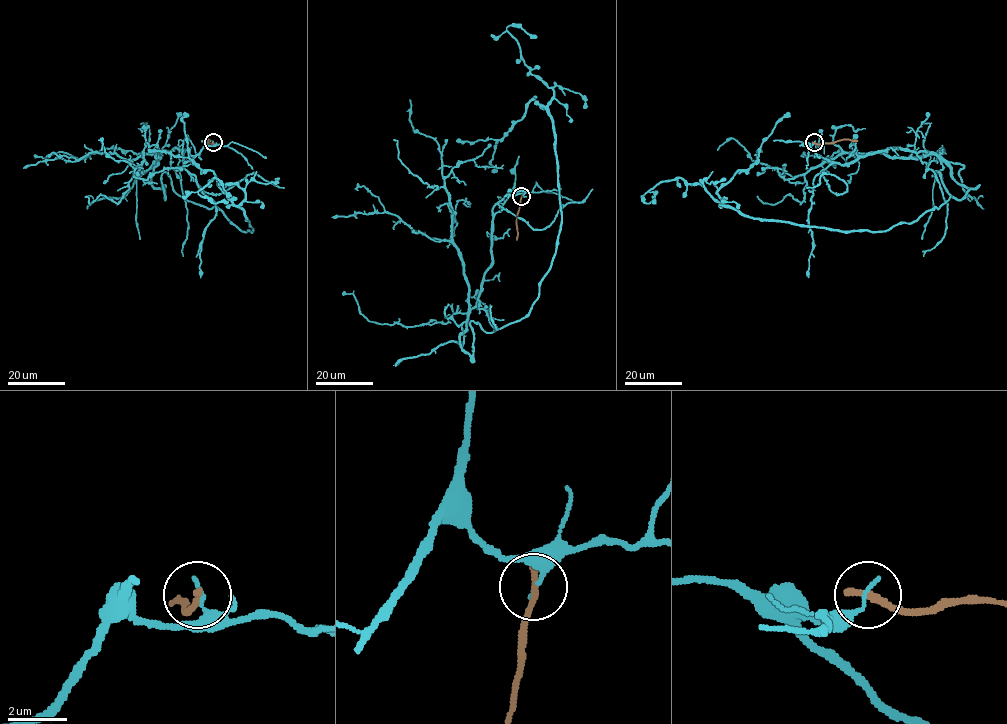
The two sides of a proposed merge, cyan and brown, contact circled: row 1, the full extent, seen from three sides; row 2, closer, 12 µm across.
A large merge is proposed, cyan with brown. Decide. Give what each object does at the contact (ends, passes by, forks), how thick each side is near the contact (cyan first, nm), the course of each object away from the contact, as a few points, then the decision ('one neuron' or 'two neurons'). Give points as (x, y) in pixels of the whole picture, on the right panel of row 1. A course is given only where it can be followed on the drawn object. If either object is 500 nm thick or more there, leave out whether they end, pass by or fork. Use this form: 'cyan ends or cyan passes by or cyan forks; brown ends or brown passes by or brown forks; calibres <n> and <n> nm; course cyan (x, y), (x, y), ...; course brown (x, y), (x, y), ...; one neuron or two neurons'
cyan ends; brown ends; calibres 130 and 300 nm; course cyan (814, 142), (937, 154), (973, 189), (938, 172), (950, 198), (884, 231), (753, 219), (681, 178), (655, 203); course brown (814, 143), (857, 140); two neurons

